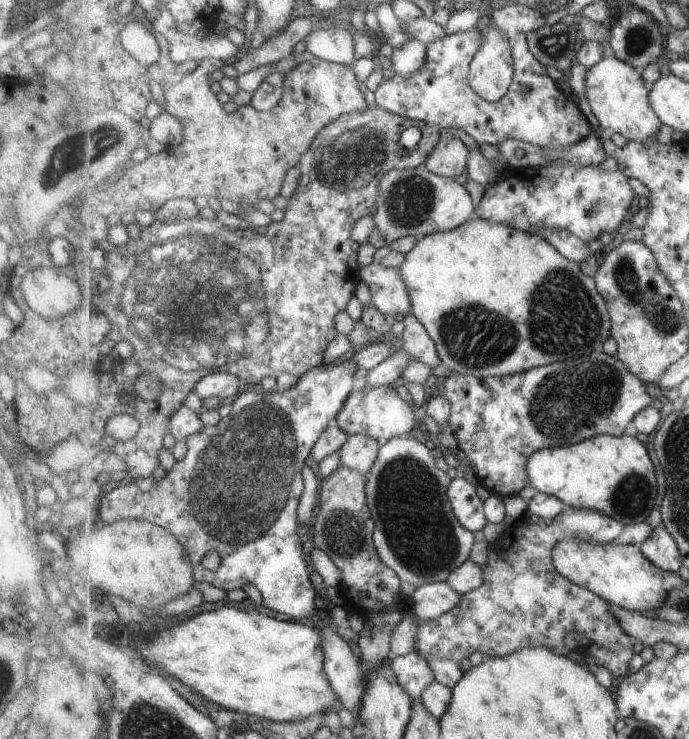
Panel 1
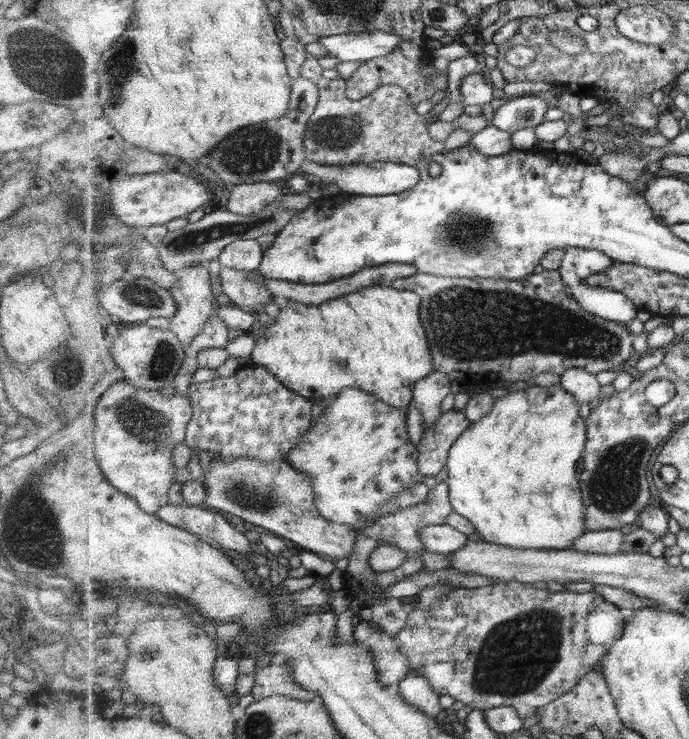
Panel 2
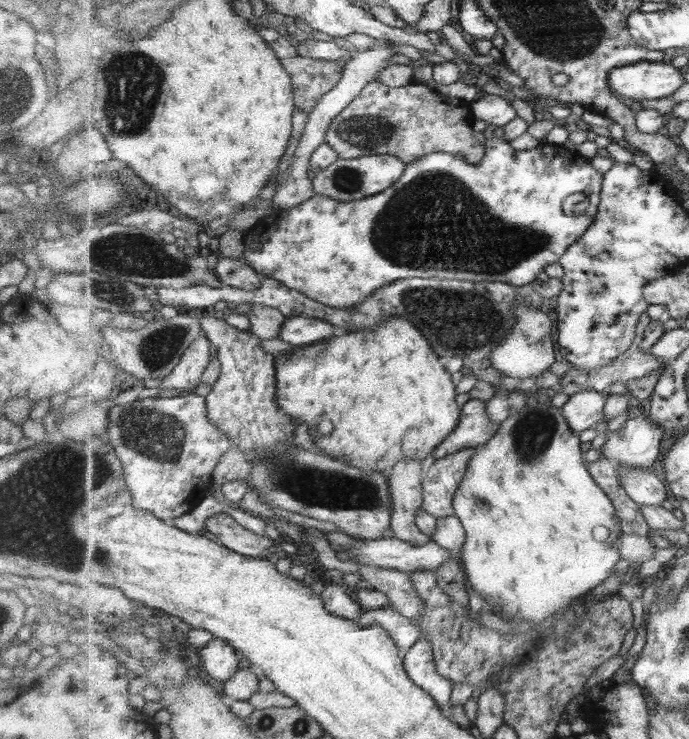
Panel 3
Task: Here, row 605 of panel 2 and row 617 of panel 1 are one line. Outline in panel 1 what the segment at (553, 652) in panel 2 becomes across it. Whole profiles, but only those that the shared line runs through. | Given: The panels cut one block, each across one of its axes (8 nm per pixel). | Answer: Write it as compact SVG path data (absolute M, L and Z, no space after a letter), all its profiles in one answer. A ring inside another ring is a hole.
M565 505L565 510L555 518L547 520L540 516L525 515L515 526L506 528L499 542L493 544L493 554L487 555L487 562L483 567L483 584L463 595L459 606L449 610L447 614L431 620L419 619L417 632L417 651L425 660L441 658L461 662L468 659L474 652L480 652L489 657L511 656L521 648L536 646L549 648L555 654L569 658L571 652L577 652L584 658L591 658L598 666L607 668L615 677L626 677L629 672L629 660L633 658L633 644L635 640L621 628L621 622L613 616L611 603L588 588L563 578L553 562L555 546L565 538L579 538L583 542L603 542L603 544L634 544L640 545L653 534L653 526L647 521L636 525L626 525L617 522L614 518L593 509L578 509Z

